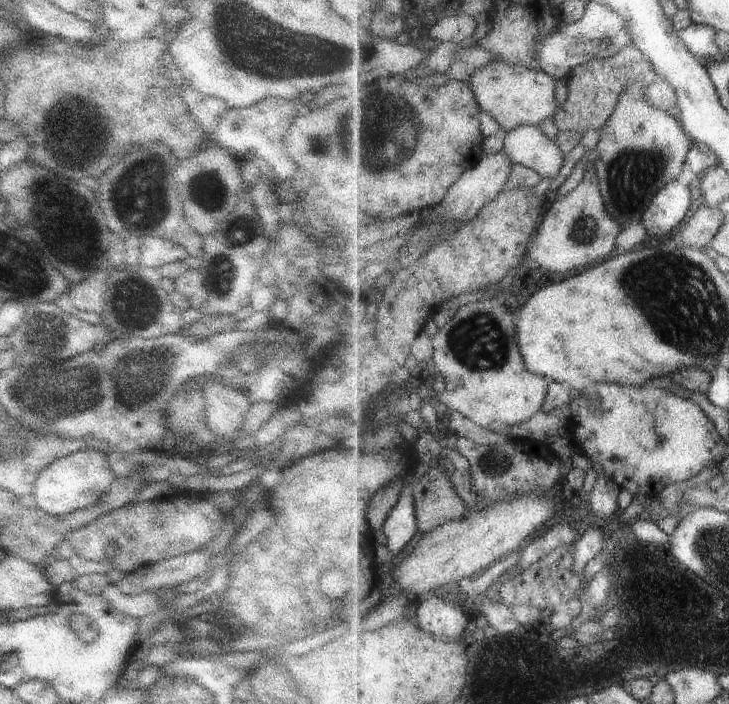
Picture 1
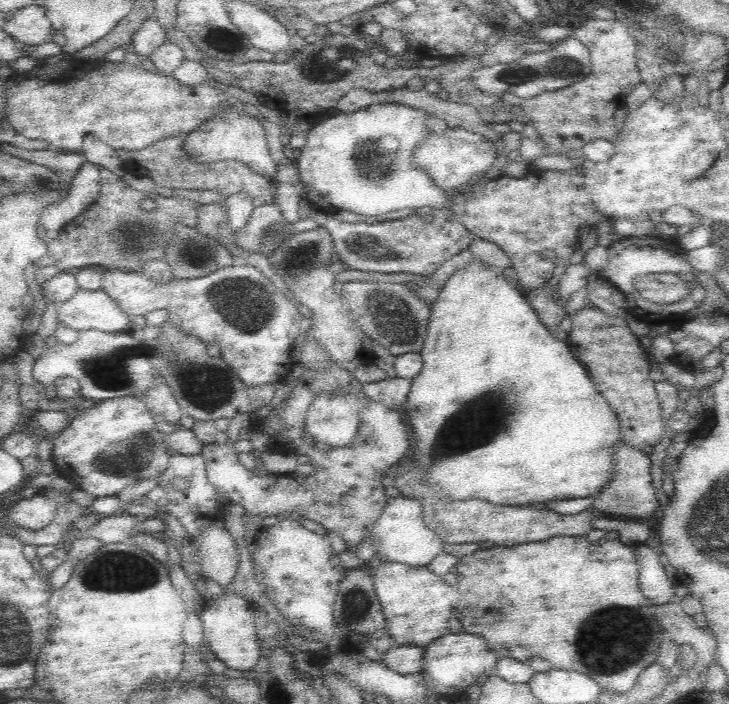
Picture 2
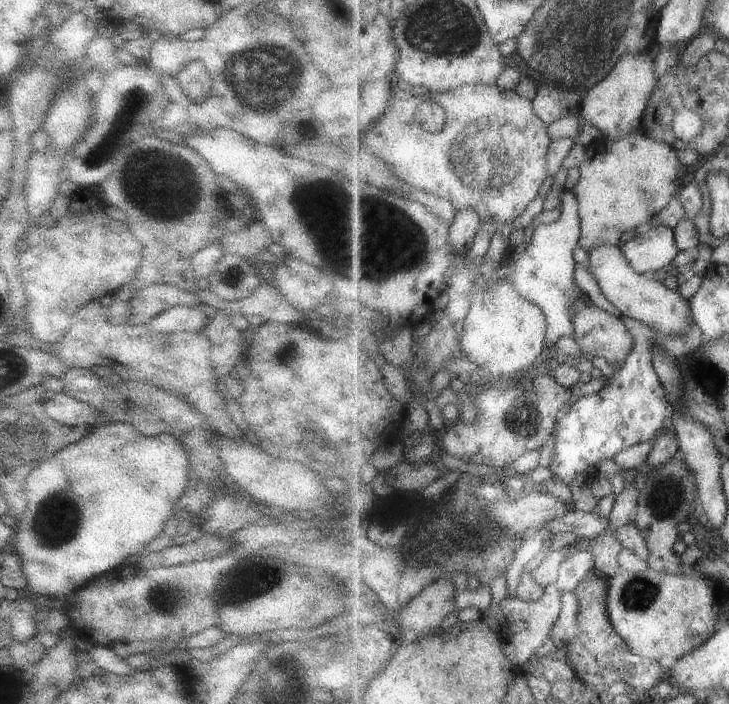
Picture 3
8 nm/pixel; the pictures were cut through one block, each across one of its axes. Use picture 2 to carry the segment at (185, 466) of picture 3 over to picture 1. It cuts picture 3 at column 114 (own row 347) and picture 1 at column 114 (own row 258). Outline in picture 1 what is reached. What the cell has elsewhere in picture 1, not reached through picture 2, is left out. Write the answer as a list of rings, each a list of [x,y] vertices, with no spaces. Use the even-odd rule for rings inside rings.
[[[80,449],[63,456],[47,466],[38,475],[32,494],[37,506],[54,516],[64,516],[78,509],[95,505],[113,487],[116,472],[109,463],[109,456],[99,450]]]

